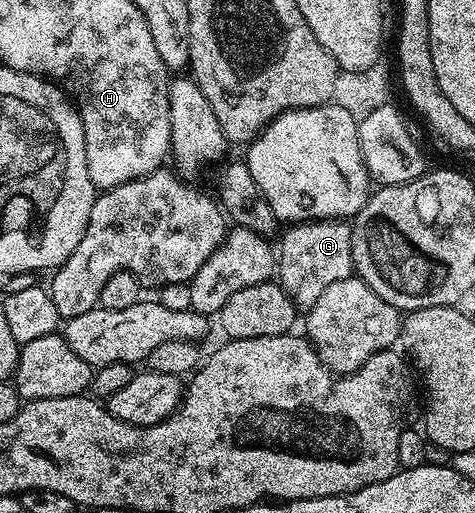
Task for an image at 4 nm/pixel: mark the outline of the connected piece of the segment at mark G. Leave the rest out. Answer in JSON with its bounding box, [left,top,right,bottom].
[275,220,354,309]

